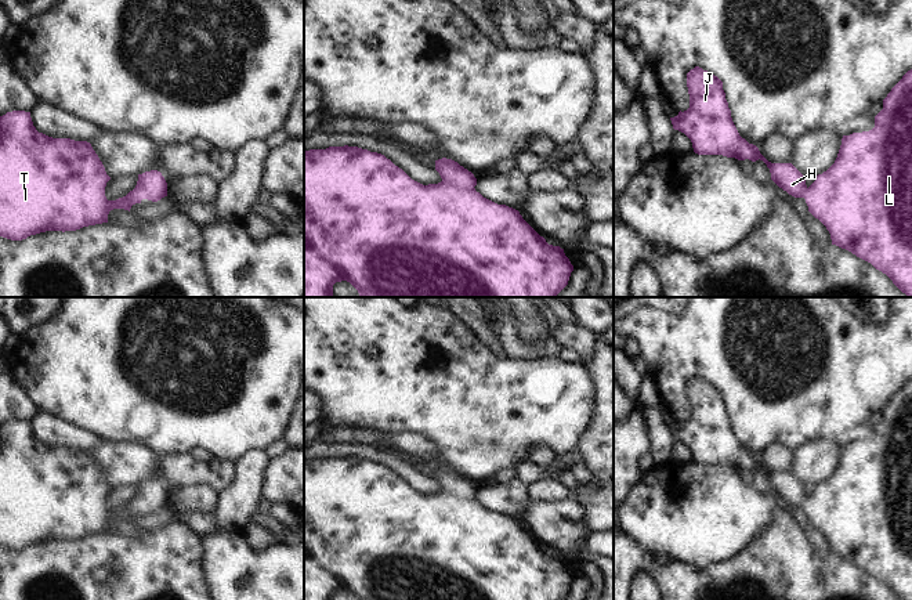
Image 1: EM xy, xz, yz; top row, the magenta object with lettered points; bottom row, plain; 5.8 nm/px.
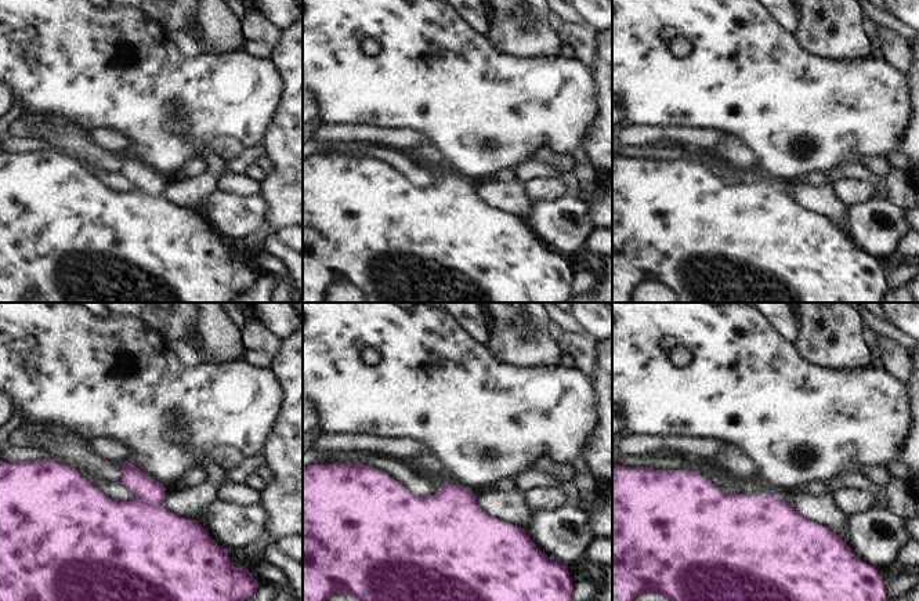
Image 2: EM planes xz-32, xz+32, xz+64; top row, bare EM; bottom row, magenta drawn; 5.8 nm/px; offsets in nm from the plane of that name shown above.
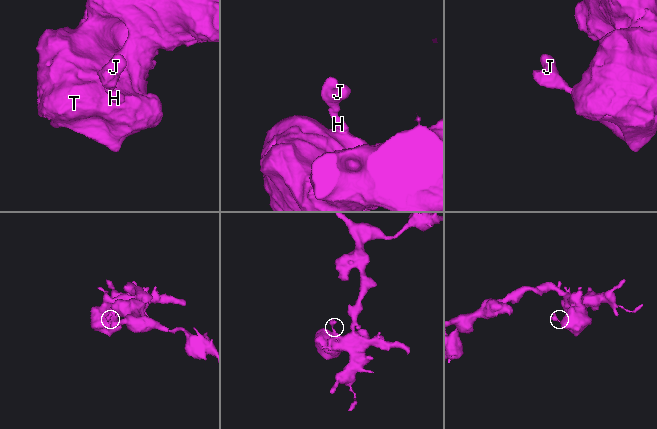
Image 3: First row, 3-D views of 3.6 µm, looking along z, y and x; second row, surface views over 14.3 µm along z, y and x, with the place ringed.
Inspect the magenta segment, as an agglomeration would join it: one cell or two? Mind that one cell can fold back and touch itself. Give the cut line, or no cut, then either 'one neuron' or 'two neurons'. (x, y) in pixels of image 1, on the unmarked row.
no cut | one neuron

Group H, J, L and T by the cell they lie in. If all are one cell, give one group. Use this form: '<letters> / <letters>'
H J L T

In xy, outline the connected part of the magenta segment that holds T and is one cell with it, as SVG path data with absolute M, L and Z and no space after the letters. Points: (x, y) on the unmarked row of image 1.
M12 420L0 426L0 546L22 550L46 541L76 541L108 532L113 518L130 521L142 509L158 512L167 506L167 492L158 480L138 484L135 498L116 510L105 506L109 489L90 452L39 442L30 422Z

